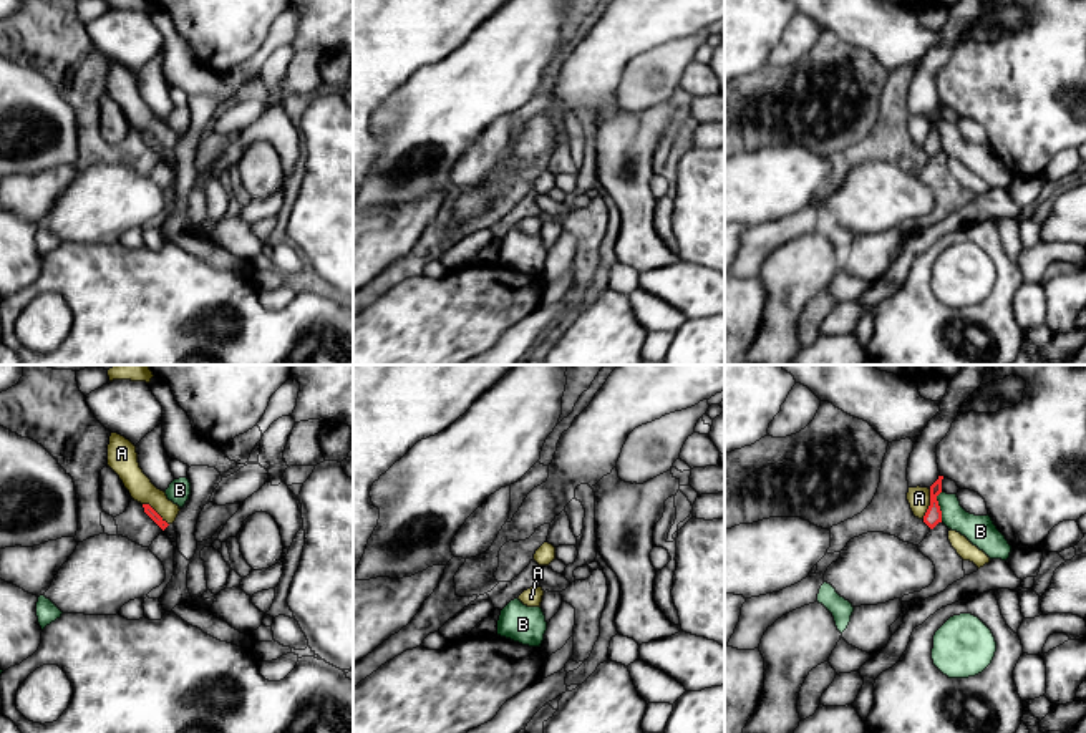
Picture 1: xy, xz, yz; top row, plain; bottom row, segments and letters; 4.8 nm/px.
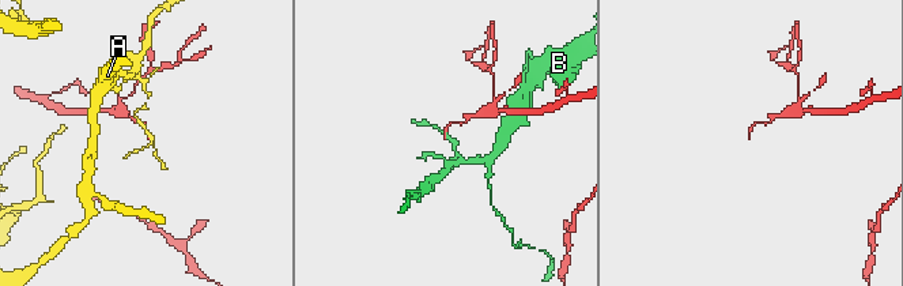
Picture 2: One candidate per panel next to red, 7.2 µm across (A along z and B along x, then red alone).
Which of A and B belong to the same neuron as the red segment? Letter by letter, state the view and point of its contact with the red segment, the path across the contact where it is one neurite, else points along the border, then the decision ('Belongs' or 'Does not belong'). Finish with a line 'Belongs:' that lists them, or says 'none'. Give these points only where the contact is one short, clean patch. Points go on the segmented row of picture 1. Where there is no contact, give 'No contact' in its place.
A: Touches red at yz (930, 504). Does not belong
B: Touches red at yz (939, 506). Boundary: yz (942, 491), (937, 496), (940, 521). Does not belong
Belongs: none

